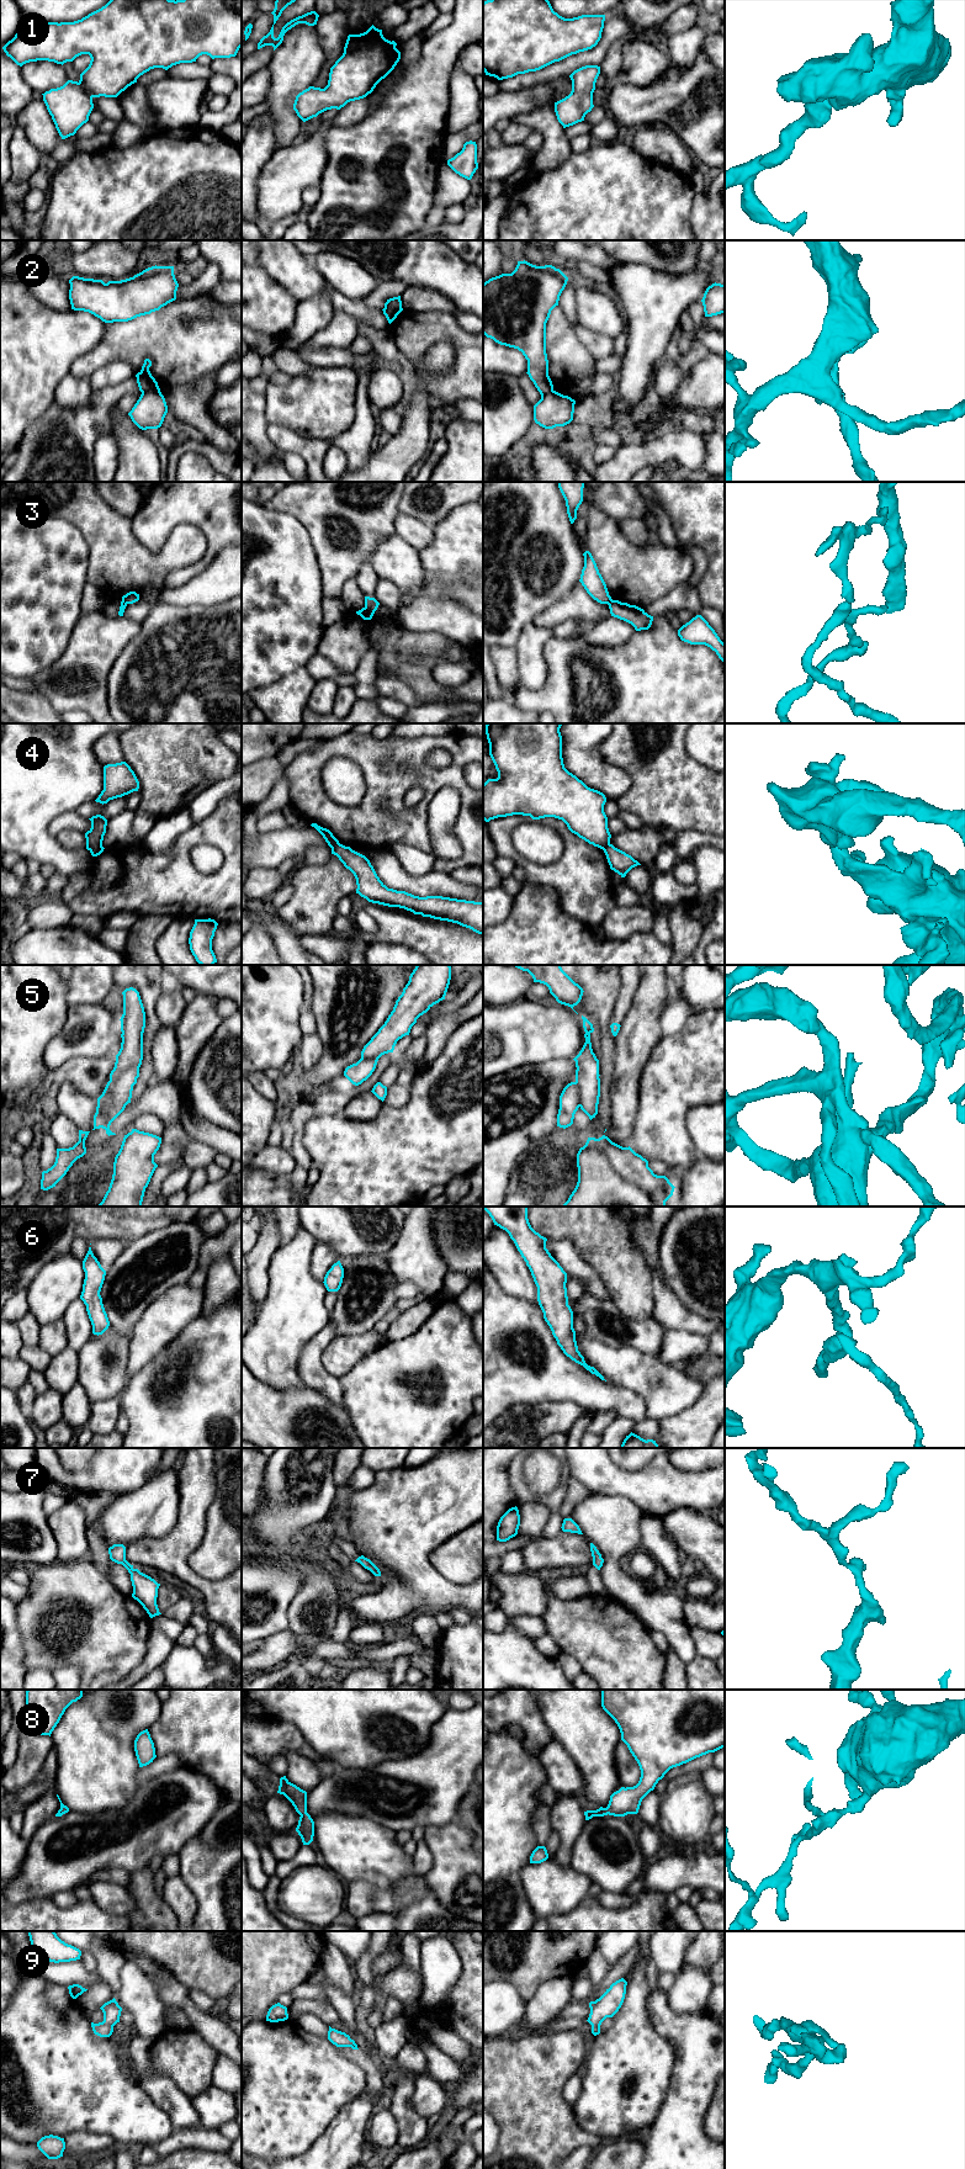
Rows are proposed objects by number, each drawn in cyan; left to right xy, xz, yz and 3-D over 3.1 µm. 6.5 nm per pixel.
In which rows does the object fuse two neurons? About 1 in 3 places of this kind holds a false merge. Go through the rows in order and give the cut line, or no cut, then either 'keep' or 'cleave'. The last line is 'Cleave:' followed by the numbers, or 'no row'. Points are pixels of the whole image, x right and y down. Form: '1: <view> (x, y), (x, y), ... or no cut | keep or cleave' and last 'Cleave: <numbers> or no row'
1: no cut | keep
2: xy (159, 390), (142, 392) | cleave
3: xz (365, 606), (372, 614) | cleave
4: xz (339, 843), (332, 848) | cleave
5: no cut | keep
6: no cut | keep
7: no cut | keep
8: no cut | keep
9: no cut | keep
Cleave: 2, 3, 4

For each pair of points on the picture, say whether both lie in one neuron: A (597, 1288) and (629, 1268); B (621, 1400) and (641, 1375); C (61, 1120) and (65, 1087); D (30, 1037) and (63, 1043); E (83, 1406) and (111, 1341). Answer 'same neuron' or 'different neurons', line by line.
A: different neurons
B: different neurons
C: different neurons
D: different neurons
E: different neurons

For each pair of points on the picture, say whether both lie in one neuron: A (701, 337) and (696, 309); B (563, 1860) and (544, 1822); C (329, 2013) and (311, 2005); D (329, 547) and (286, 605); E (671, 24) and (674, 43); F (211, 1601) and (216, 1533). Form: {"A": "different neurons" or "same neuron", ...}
{"A": "same neuron", "B": "different neurons", "C": "same neuron", "D": "different neurons", "E": "different neurons", "F": "different neurons"}

